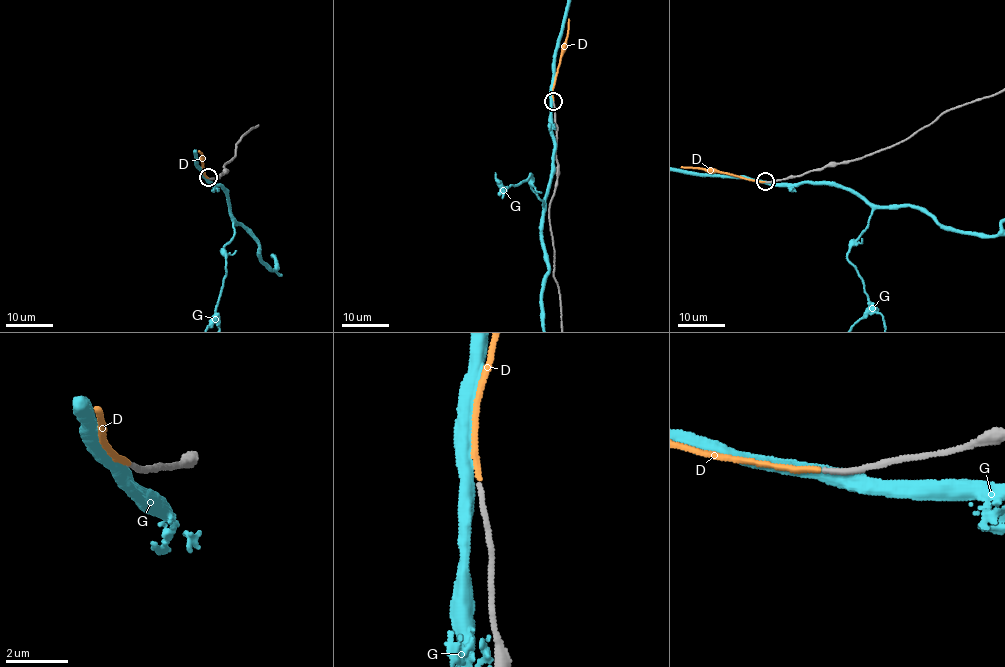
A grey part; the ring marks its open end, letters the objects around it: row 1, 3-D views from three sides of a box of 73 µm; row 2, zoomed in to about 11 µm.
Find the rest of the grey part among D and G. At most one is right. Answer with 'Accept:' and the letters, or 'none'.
Accept: D

